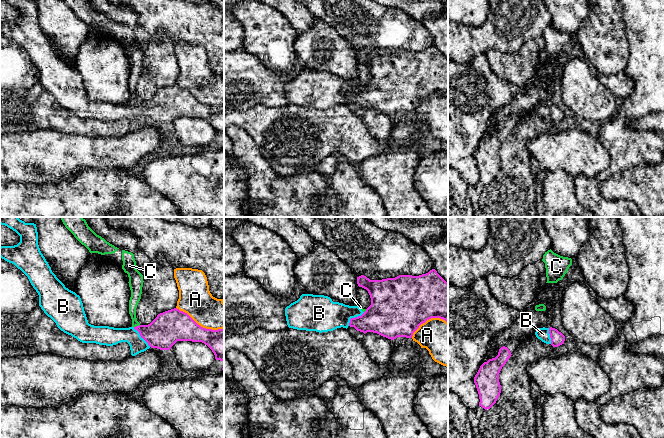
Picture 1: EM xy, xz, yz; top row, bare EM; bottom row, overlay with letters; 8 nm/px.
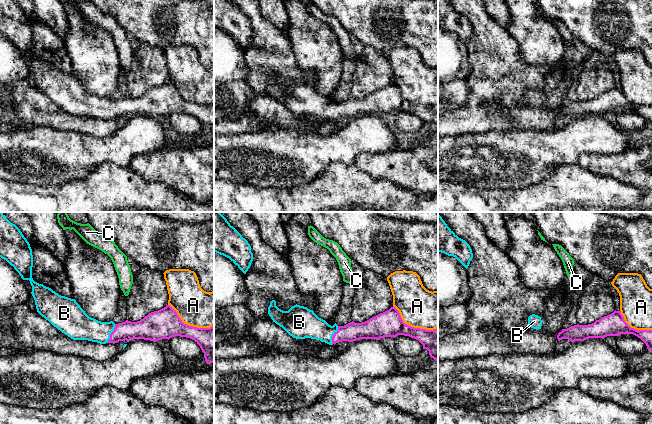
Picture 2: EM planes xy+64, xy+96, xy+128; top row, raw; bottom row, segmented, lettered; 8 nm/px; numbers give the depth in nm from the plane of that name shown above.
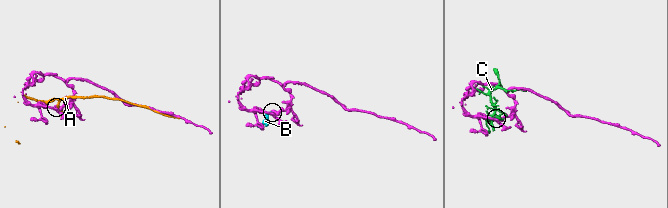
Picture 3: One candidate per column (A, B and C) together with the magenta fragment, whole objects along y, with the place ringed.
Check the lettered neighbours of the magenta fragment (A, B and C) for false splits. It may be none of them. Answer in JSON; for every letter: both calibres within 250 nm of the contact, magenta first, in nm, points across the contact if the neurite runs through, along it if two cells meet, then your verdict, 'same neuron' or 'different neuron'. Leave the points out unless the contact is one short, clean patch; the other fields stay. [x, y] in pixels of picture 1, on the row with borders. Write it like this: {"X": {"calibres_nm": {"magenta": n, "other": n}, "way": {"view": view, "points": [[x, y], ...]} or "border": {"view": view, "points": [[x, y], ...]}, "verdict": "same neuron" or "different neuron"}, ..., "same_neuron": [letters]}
{"A": {"calibres_nm": {"magenta": 260, "other": 260}, "verdict": "different neuron"}, "B": {"calibres_nm": {"magenta": 260, "other": 150}, "way": {"view": "xy", "points": [[167, 328], [162, 333], [141, 337], [110, 336]]}, "verdict": "same neuron"}, "C": {"calibres_nm": {"magenta": 260, "other": 80}, "verdict": "different neuron"}, "same_neuron": ["B"]}

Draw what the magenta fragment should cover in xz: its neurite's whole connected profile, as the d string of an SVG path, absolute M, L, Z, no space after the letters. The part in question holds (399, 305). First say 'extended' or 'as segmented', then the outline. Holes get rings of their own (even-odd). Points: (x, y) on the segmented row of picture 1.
extended; M435 269L419 276L399 275L395 278L370 280L364 275L357 277L359 287L366 289L371 298L371 305L363 312L358 306L349 306L324 295L302 294L300 298L285 308L285 316L289 328L319 333L333 331L337 328L354 327L357 331L377 333L394 340L397 337L412 338L419 326L431 318L440 318L448 323L448 283Z

